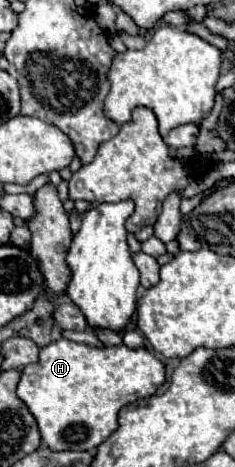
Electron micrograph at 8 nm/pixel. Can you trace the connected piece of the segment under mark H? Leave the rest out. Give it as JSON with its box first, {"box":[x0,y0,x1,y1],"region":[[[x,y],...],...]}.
{"box":[18,339,166,451],"region":[[[58,339],[40,349],[38,363],[22,369],[22,379],[18,383],[18,397],[28,405],[36,423],[40,427],[42,443],[54,451],[74,449],[74,451],[94,451],[118,429],[118,413],[128,403],[148,399],[166,381],[166,365],[148,347],[130,349],[124,343],[112,347],[90,347],[86,343],[74,343],[68,339]]]}

